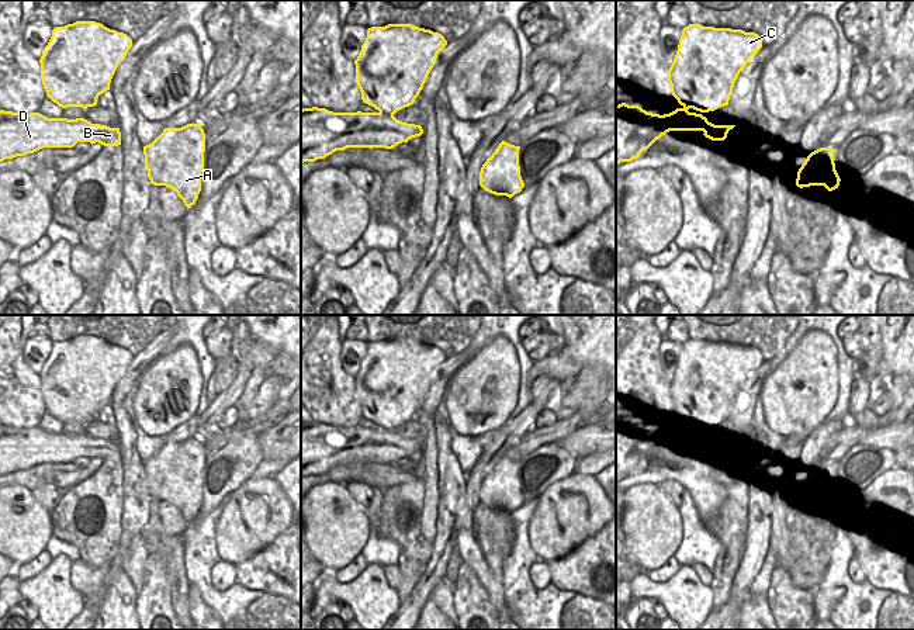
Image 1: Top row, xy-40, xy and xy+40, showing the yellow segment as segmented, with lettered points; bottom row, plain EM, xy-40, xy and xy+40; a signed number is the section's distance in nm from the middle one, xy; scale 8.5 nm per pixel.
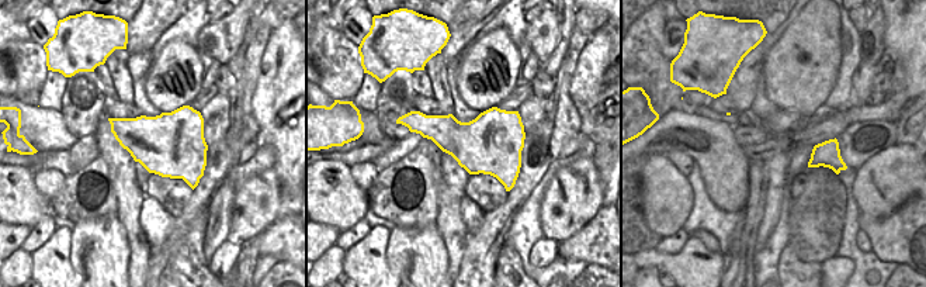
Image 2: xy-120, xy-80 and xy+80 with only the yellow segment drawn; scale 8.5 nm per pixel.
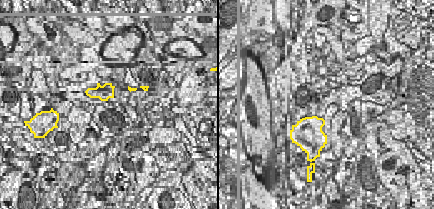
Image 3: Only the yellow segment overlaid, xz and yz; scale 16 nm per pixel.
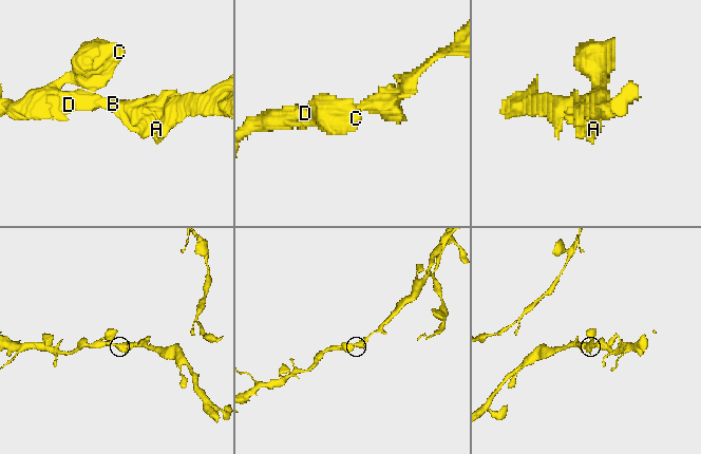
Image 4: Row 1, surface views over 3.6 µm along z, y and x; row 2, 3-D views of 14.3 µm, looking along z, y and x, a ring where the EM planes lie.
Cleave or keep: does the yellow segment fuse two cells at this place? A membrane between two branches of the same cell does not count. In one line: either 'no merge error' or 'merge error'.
no merge error

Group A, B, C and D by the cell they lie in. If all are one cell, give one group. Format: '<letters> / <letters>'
A B C D

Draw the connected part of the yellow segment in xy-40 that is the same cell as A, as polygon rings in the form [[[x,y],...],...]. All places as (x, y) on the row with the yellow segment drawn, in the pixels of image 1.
[[[201,124],[165,128],[152,143],[143,146],[150,183],[172,188],[191,208],[201,191],[204,152],[205,134]]]

